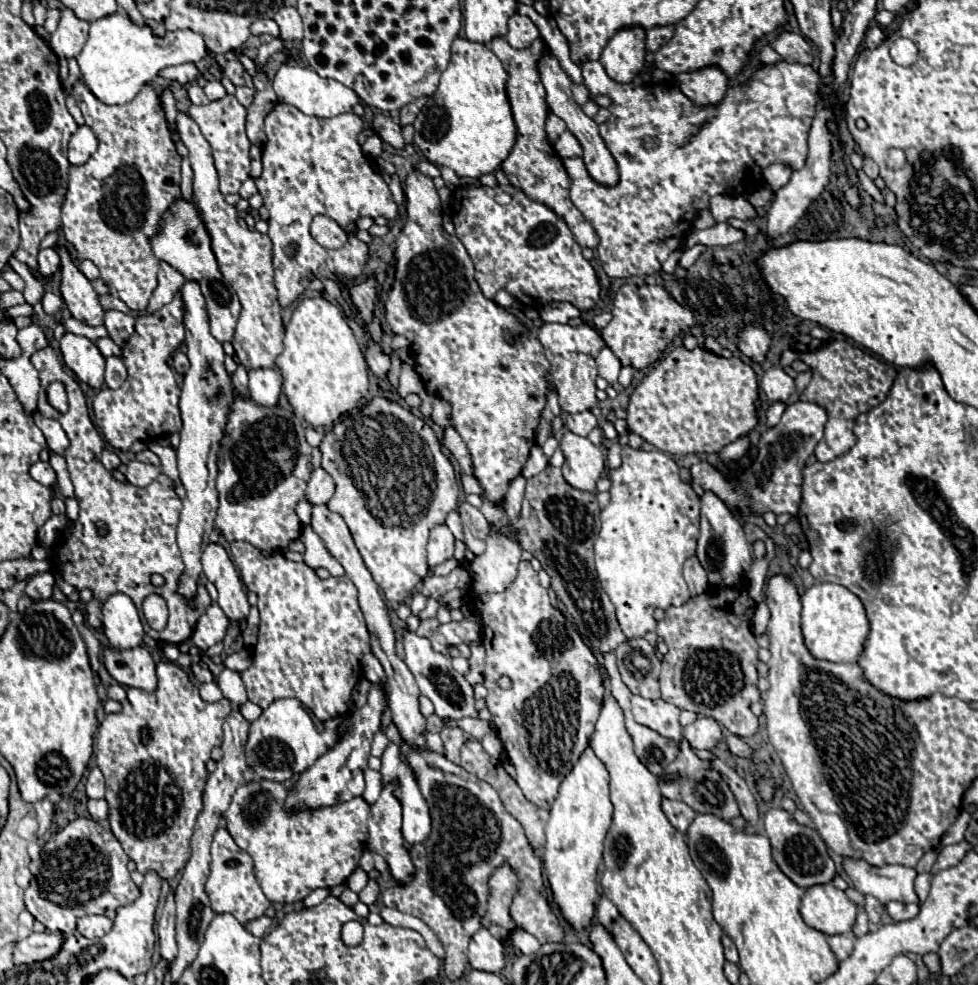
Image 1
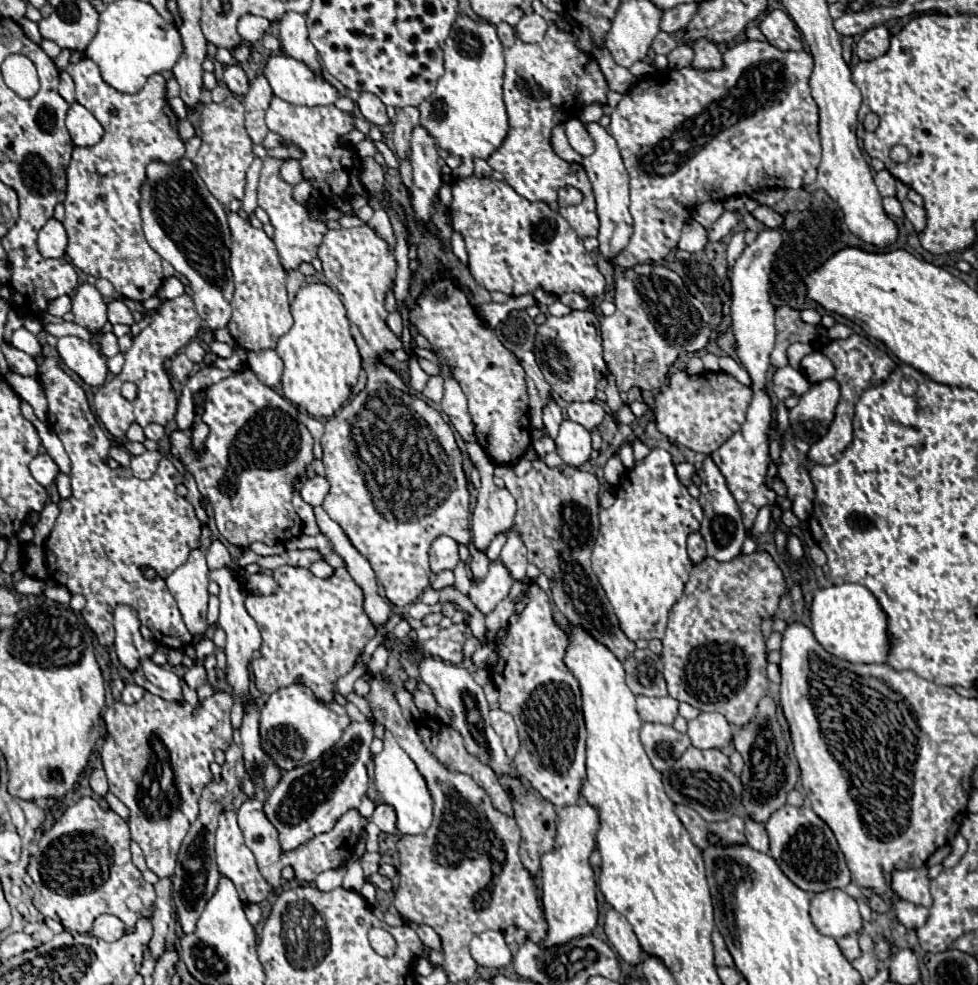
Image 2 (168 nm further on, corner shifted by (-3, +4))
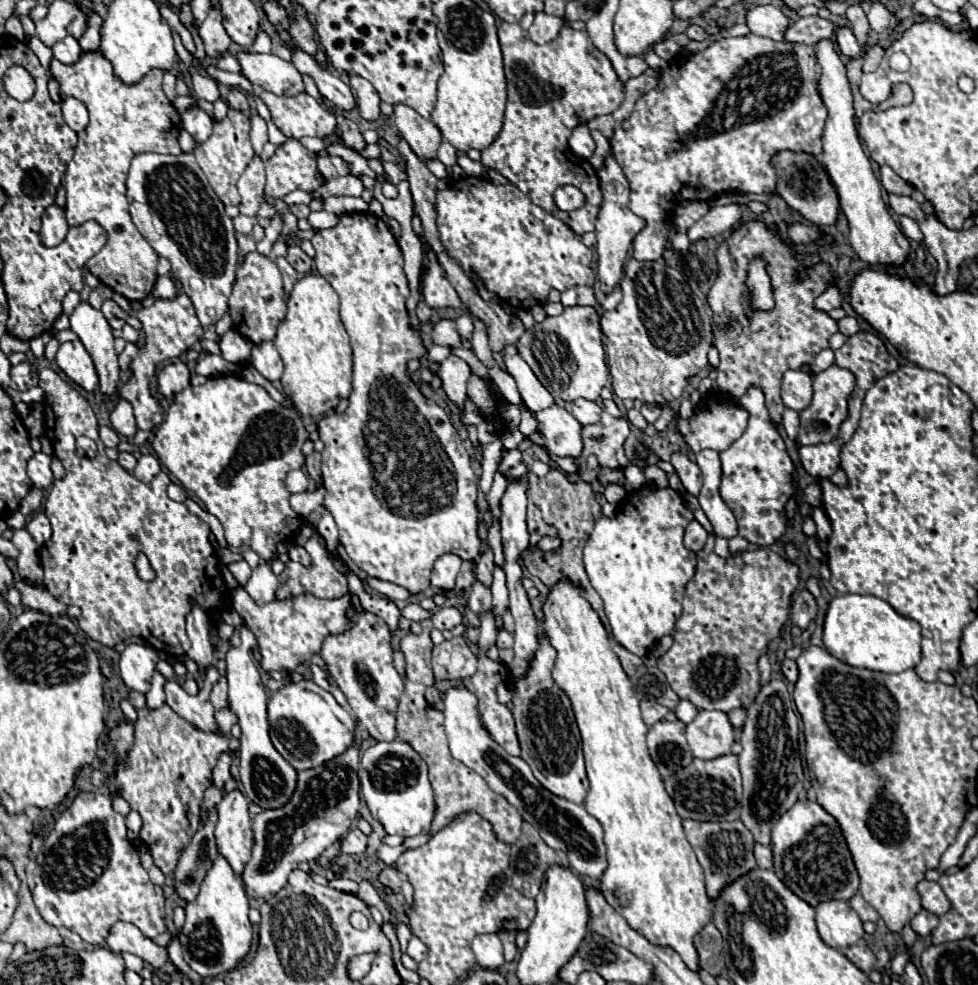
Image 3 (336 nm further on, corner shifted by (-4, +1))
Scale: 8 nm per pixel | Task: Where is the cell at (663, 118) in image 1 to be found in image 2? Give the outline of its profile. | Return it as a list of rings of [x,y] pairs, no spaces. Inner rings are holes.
[[[745,40],[723,52],[723,70],[697,72],[693,68],[665,70],[653,80],[641,80],[611,114],[607,132],[617,140],[625,168],[631,176],[633,236],[611,262],[613,266],[633,268],[645,262],[661,262],[677,248],[683,224],[691,210],[705,200],[725,200],[737,194],[751,194],[761,188],[803,188],[815,182],[821,162],[821,144],[817,134],[817,104],[811,98],[809,76],[813,58],[807,52],[781,52],[767,42]]]

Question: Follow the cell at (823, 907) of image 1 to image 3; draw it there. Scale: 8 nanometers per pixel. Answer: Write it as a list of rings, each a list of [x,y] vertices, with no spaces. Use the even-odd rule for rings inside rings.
[[[826,901],[816,907],[816,925],[822,941],[834,949],[858,943],[864,935],[862,921],[846,901]]]

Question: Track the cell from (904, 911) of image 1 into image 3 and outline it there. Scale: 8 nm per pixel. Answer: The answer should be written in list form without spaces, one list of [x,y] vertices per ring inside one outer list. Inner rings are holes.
[[[922,909],[922,911],[910,921],[910,925],[912,925],[912,929],[914,929],[920,937],[928,937],[928,935],[934,931],[934,927],[938,927],[938,915]]]

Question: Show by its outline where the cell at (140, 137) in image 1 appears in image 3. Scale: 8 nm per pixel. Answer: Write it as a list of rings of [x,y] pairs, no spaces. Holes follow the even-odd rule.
[[[100,51],[82,53],[82,57],[74,65],[64,65],[52,57],[48,75],[60,83],[60,95],[76,97],[78,101],[82,101],[86,105],[86,109],[90,113],[90,123],[86,125],[84,131],[78,133],[76,153],[74,153],[72,161],[68,163],[66,175],[62,179],[62,185],[66,187],[66,207],[64,209],[66,209],[68,225],[78,225],[88,219],[94,219],[106,229],[108,243],[86,265],[88,265],[90,273],[94,277],[98,277],[104,285],[108,285],[112,291],[124,295],[130,301],[142,301],[154,287],[158,255],[132,223],[132,217],[128,213],[128,201],[126,201],[126,175],[128,175],[132,157],[138,153],[156,151],[156,153],[178,155],[182,151],[178,145],[178,133],[180,133],[180,125],[182,125],[180,113],[174,109],[174,105],[162,91],[162,71],[148,71],[138,83],[128,85],[128,83],[122,83],[114,75],[114,67],[110,67],[110,61]]]

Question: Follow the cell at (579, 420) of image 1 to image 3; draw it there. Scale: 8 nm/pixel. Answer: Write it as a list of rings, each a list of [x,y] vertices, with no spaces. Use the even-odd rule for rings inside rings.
[[[576,399],[572,403],[572,415],[580,421],[580,425],[590,425],[590,423],[598,423],[600,419],[600,405],[588,399]]]

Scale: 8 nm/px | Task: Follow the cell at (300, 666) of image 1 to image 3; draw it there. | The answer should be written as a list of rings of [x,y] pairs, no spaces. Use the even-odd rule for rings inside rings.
[[[236,589],[232,597],[234,609],[242,615],[242,619],[258,639],[258,647],[262,653],[260,665],[264,671],[294,671],[298,663],[308,661],[322,649],[322,641],[326,635],[342,633],[352,627],[352,623],[346,619],[350,601],[350,595],[340,599],[318,599],[314,595],[300,595],[290,601],[270,601],[258,607],[244,589]]]

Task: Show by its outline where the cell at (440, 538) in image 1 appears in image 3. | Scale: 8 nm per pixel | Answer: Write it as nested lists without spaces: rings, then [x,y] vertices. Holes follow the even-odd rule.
[[[442,555],[436,563],[434,563],[434,571],[432,571],[432,585],[440,591],[450,591],[454,589],[456,583],[456,575],[460,571],[460,563],[462,559],[458,559],[456,555]]]

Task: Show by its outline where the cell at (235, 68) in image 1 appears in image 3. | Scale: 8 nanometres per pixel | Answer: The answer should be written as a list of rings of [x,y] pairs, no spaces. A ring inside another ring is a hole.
[[[230,89],[228,97],[226,97],[226,103],[228,103],[228,107],[234,109],[234,111],[242,111],[242,113],[248,113],[248,111],[250,111],[248,99],[246,99],[246,95],[244,95],[240,89]]]

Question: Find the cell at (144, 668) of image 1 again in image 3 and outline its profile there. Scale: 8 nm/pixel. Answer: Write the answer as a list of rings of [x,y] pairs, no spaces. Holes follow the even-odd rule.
[[[211,667],[205,674],[202,689],[198,695],[188,695],[178,683],[166,681],[166,703],[188,723],[198,727],[200,731],[218,731],[218,723],[214,719],[214,707],[210,703],[210,691],[221,677],[216,667]]]

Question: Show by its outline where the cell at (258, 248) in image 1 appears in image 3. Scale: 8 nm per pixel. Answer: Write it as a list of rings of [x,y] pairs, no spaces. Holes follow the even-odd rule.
[[[256,251],[250,253],[244,261],[238,263],[236,283],[230,295],[230,313],[234,319],[234,329],[246,339],[250,339],[252,343],[272,341],[276,335],[278,323],[286,315],[286,303],[282,295],[284,295],[282,277],[276,263]]]

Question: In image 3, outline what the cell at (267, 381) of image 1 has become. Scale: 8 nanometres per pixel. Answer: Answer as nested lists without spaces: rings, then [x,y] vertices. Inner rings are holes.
[[[262,341],[252,347],[250,365],[254,365],[258,369],[258,373],[264,375],[268,381],[278,381],[282,375],[282,369],[284,369],[282,359],[272,341]]]

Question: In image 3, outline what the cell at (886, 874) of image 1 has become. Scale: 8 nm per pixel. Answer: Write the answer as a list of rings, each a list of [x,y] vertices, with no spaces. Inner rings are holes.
[[[920,881],[918,883],[918,893],[922,897],[922,907],[934,915],[944,915],[950,911],[950,901],[946,899],[942,887],[932,881]]]

